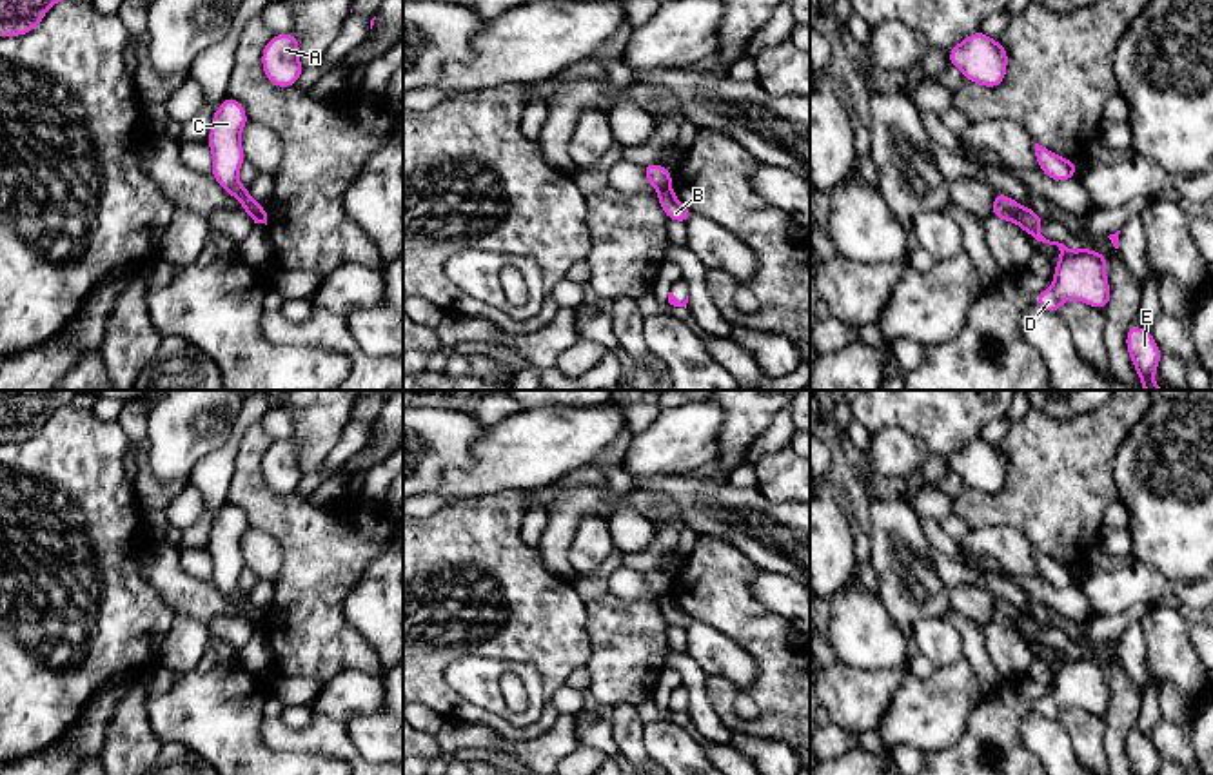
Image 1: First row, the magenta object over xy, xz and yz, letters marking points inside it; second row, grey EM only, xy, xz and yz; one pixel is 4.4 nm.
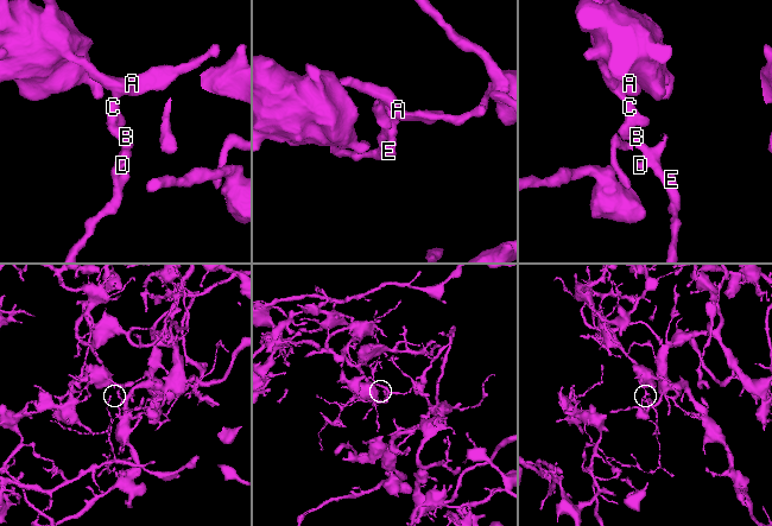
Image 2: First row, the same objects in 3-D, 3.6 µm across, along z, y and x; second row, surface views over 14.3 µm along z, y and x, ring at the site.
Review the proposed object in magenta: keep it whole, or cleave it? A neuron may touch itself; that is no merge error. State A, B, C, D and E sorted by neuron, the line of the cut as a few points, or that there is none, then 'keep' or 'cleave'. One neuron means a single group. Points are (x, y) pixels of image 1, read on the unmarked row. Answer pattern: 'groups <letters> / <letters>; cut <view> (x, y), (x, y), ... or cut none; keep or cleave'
groups A C / B D E; cut yz (1019, 612), (1012, 627); cleave

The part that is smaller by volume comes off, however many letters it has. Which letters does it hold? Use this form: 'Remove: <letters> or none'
Remove: B, D, E

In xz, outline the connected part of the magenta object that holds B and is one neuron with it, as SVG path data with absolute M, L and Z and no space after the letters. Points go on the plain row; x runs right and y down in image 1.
M672 594L657 597L657 606L668 626L686 630L692 624L692 617L676 604Z

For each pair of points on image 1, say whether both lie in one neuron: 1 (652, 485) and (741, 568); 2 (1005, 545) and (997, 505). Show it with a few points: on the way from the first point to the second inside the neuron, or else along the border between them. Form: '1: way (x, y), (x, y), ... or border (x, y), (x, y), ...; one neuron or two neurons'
1: border (700, 534), (725, 539), (743, 554); two neurons
2: border (972, 529), (1012, 525), (1037, 549); two neurons

